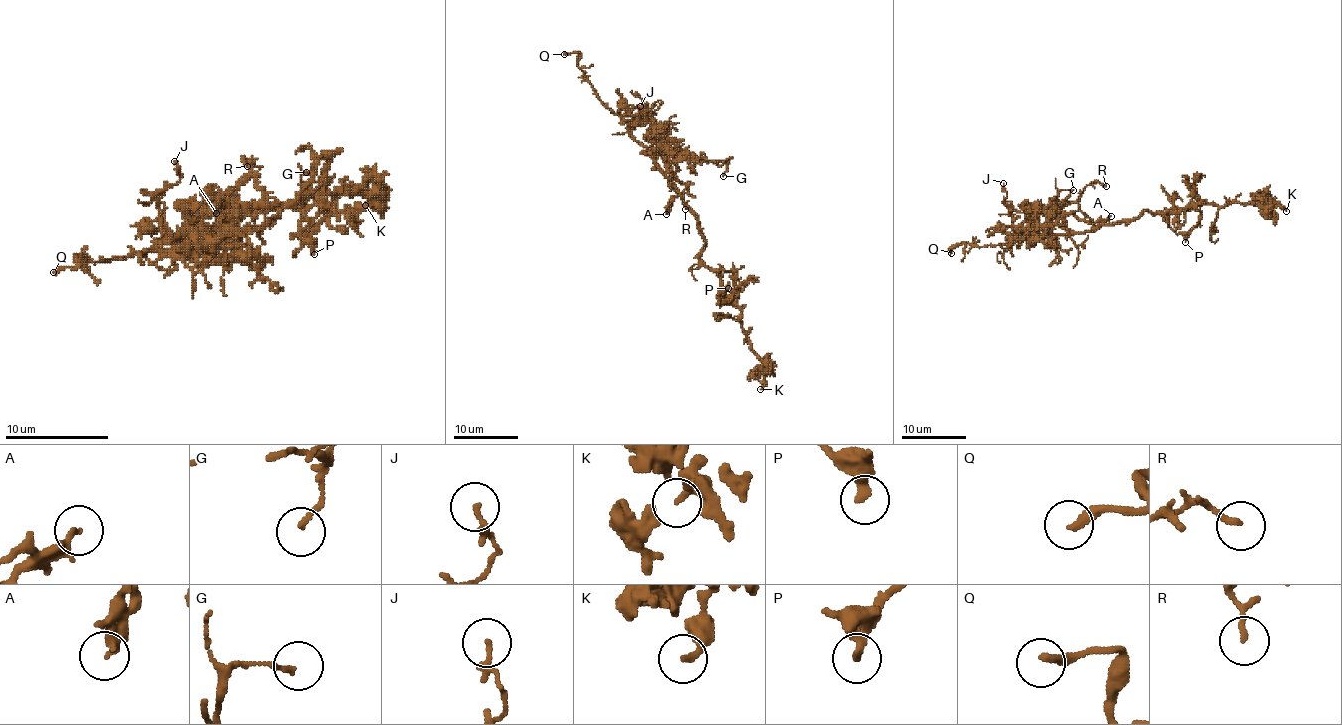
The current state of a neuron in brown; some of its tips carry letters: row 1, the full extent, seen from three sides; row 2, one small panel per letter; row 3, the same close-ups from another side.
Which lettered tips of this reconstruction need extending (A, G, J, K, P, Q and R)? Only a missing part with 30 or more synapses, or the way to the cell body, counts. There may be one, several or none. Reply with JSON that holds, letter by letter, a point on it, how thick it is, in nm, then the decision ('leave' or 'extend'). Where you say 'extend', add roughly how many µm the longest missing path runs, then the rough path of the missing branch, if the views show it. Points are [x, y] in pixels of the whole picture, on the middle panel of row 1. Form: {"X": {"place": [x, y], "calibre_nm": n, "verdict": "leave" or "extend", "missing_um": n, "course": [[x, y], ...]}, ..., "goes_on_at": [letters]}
{"A": {"place": [666, 214], "calibre_nm": 320, "verdict": "leave"}, "G": {"place": [723, 176], "calibre_nm": 160, "verdict": "leave"}, "J": {"place": [640, 106], "calibre_nm": 190, "verdict": "leave"}, "K": {"place": [760, 389], "calibre_nm": 200, "verdict": "leave"}, "P": {"place": [728, 288], "calibre_nm": 360, "verdict": "leave"}, "Q": {"place": [564, 54], "calibre_nm": 280, "verdict": "extend", "missing_um": 70}, "R": {"place": [685, 209], "calibre_nm": 160, "verdict": "leave"}, "goes_on_at": ["Q"]}

